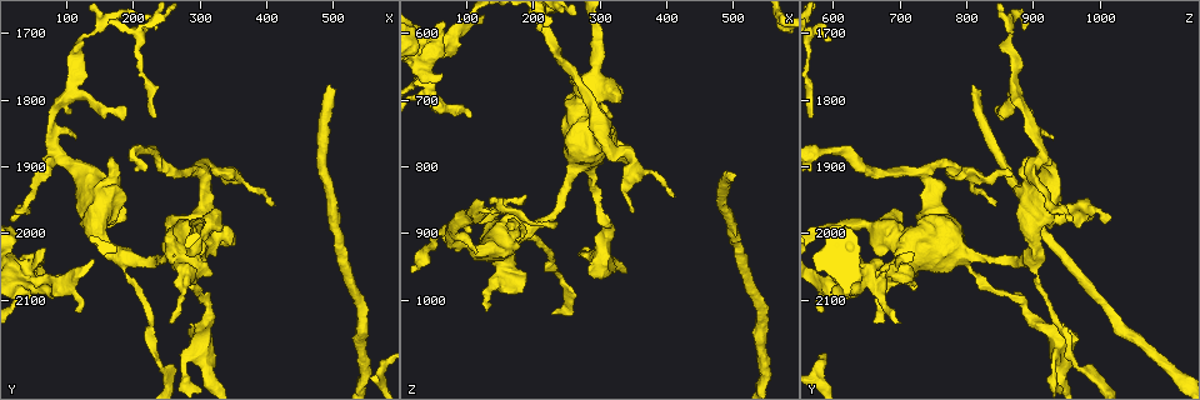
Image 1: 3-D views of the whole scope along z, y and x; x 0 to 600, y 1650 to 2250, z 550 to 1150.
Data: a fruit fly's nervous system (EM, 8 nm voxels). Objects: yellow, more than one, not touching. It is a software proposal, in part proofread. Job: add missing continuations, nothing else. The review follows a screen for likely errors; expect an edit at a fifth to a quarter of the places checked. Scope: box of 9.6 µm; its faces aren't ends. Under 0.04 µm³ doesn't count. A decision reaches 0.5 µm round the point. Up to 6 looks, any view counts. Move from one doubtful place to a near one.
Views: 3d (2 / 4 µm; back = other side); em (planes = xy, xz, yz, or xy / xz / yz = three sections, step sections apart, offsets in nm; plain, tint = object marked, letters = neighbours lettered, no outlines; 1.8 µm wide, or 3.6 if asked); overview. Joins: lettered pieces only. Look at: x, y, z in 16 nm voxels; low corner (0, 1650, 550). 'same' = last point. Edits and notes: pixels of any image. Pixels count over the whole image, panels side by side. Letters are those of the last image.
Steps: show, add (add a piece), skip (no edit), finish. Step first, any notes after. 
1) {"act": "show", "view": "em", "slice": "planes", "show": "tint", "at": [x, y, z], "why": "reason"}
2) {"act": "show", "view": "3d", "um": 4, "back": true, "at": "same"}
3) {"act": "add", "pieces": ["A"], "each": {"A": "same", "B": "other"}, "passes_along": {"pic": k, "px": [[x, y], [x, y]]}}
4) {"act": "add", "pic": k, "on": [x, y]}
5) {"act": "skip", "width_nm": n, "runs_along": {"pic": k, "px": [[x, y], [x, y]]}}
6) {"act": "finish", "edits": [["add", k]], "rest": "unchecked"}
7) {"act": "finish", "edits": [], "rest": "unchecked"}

{"act": "show", "view": "3d", "um": 2, "at": [350, 1910, 865], "why": "tapers out"}

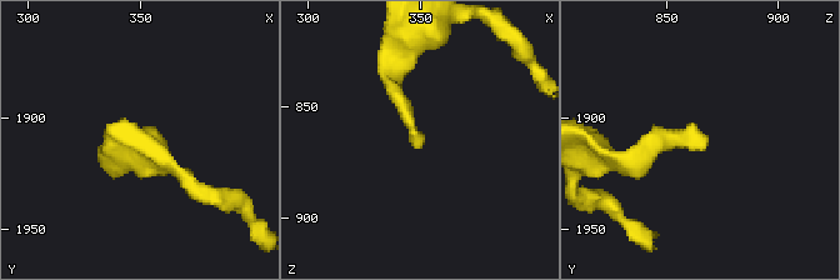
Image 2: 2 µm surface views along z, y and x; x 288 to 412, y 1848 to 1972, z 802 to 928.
{"act": "show", "view": "em", "slice": "xz", "step": 8, "show": "tint", "at": [349, 1912, 868], "why": "shape alone is not enough"}

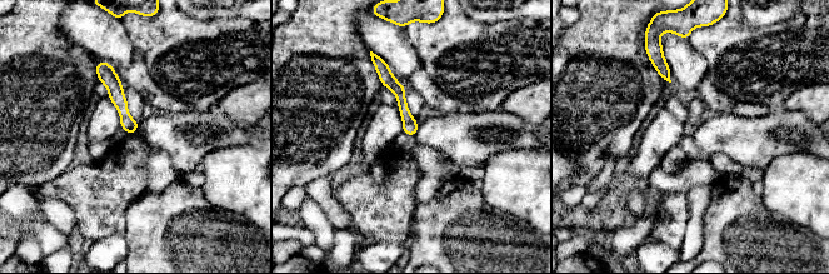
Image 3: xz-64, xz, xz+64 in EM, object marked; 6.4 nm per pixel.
{"act": "show", "view": "em", "slice": "planes", "show": "letters", "at": "same"}

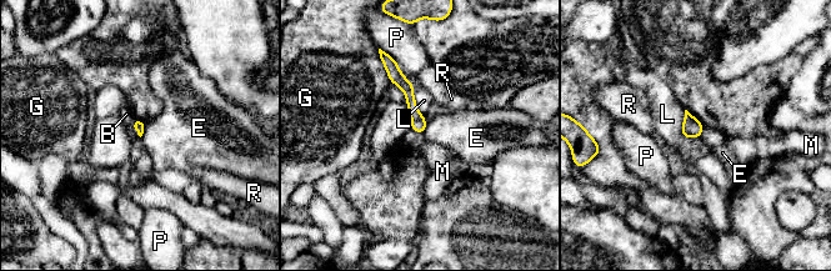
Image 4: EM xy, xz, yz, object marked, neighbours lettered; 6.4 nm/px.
{"act": "skip", "each": {"B": "other", "E": "other", "G": "other", "L": "other", "M": "other", "P": "other", "R": "other"}, "runs_along": {"pic": 4, "px": [[391, 63], [408, 88], [420, 129]]}, "found": "no lettered piece goes on from it"}

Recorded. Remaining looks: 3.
{"act": "show", "view": "em", "slice": "planes", "show": "tint", "at": [305, 1915, 740], "why": "arms part here"}

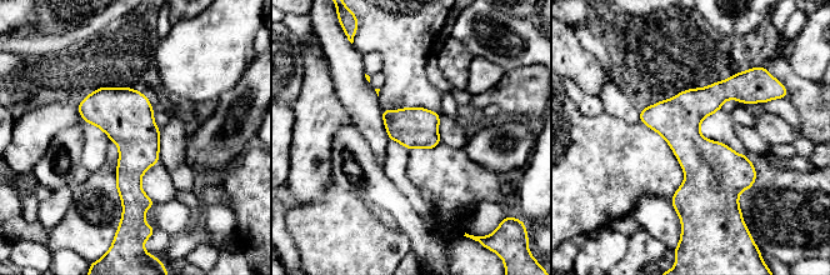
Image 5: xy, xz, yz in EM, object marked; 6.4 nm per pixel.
{"act": "show", "view": "em", "slice": "planes", "show": "letters", "at": "same", "why": "what lies round it"}

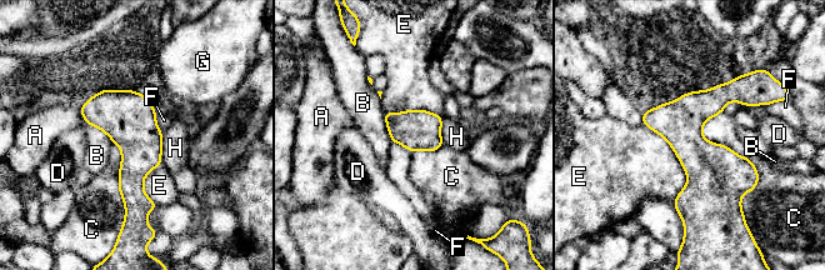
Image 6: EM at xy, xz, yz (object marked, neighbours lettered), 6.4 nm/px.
{"act": "skip", "each": {"A": "other", "B": "other", "C": "other", "D": "other", "E": "other", "F": "other", "G": "other", "H": "other"}, "border": {"pic": 6, "px": [[720, 111], [743, 211]]}, "found": "no lettered piece goes on from it"}

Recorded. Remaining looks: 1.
{"act": "finish", "edits": [], "rest": "unchecked"}

